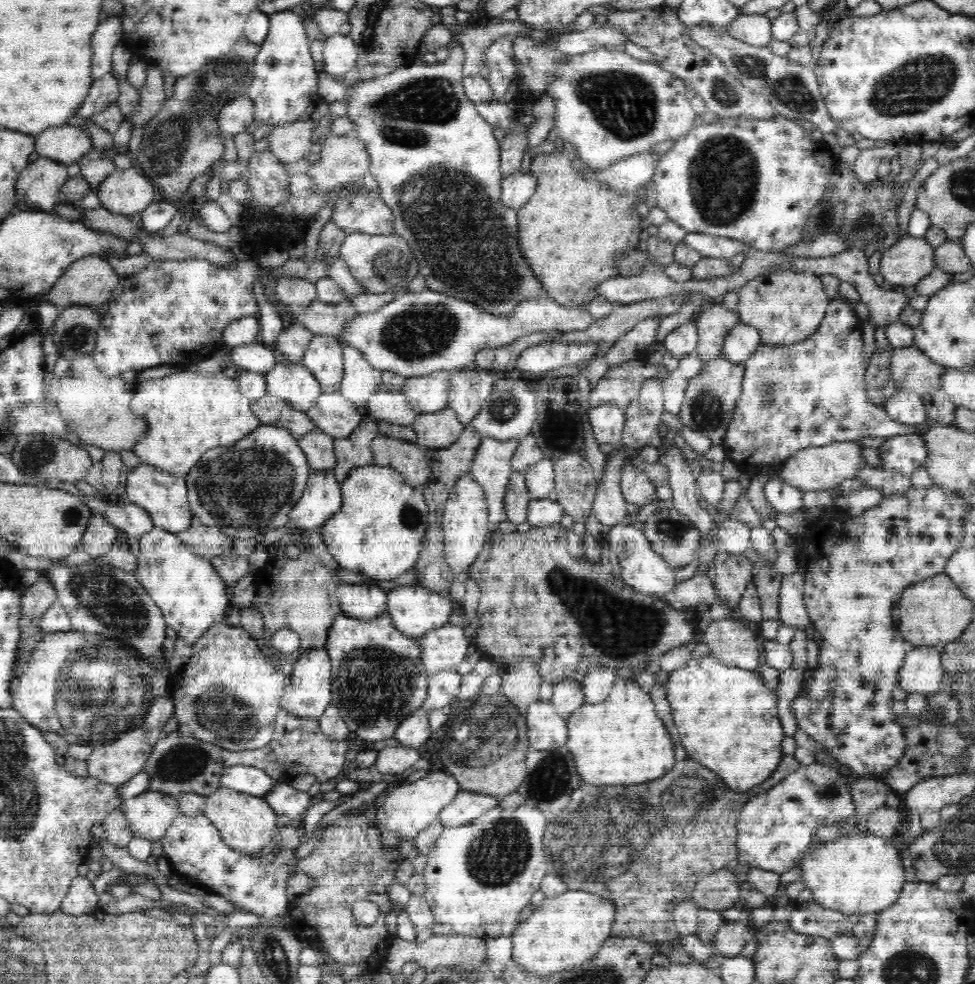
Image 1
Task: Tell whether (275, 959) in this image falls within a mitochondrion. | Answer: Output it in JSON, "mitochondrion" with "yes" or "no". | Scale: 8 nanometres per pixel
{"mitochondrion":"yes"}

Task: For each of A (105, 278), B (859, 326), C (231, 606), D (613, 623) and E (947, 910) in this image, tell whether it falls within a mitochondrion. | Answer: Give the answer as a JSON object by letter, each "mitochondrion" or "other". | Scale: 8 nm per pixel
{"A":"other","B":"other","C":"other","D":"mitochondrion","E":"other"}

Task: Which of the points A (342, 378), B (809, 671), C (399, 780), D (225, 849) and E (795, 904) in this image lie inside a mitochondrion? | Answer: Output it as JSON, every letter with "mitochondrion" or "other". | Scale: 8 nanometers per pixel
{"A":"other","B":"other","C":"other","D":"other","E":"other"}

